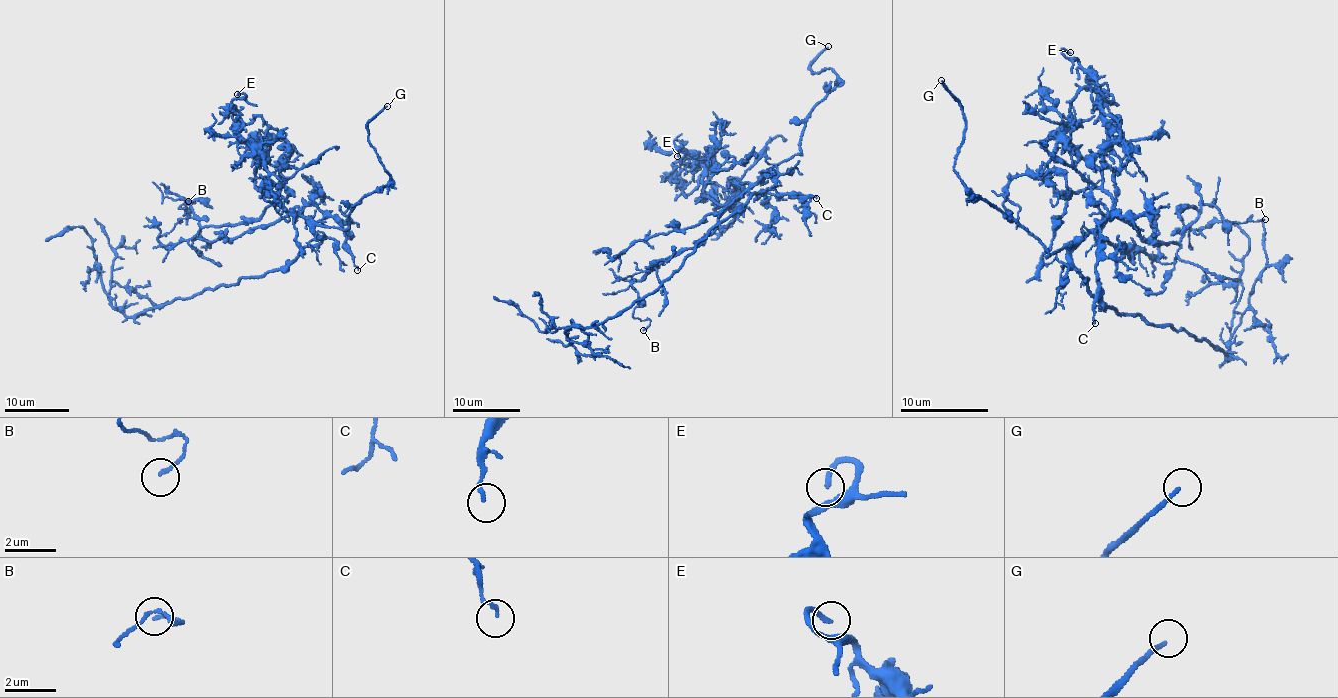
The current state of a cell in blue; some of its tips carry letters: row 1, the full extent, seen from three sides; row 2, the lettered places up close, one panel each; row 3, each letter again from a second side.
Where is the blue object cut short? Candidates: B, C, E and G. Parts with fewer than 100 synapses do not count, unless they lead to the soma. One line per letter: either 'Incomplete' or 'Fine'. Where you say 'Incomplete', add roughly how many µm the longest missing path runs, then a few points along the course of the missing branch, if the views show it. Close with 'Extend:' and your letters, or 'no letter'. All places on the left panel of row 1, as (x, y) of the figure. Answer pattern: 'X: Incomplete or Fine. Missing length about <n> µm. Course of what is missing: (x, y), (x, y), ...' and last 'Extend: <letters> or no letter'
B: Fine
C: Fine
E: Fine
G: Incomplete. Missing length about 15 µm
Extend: G

